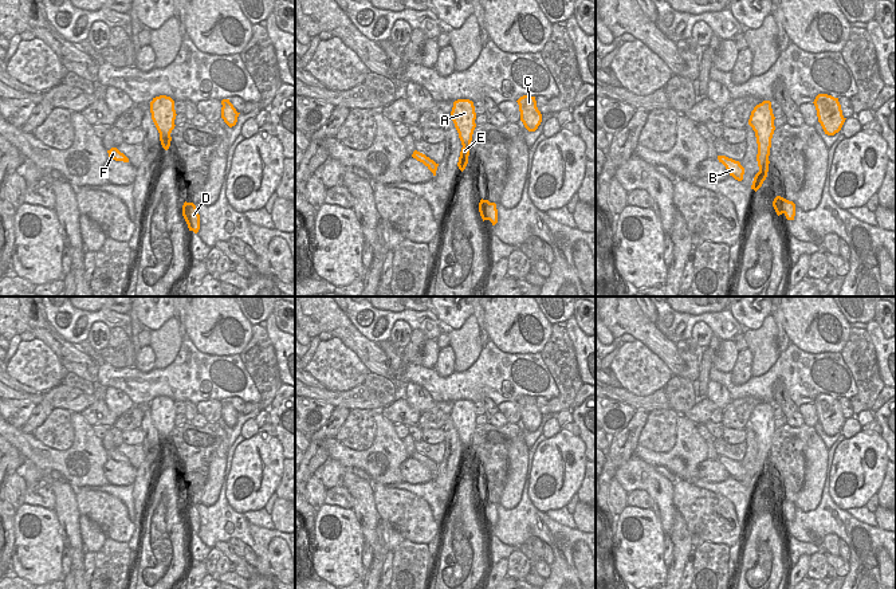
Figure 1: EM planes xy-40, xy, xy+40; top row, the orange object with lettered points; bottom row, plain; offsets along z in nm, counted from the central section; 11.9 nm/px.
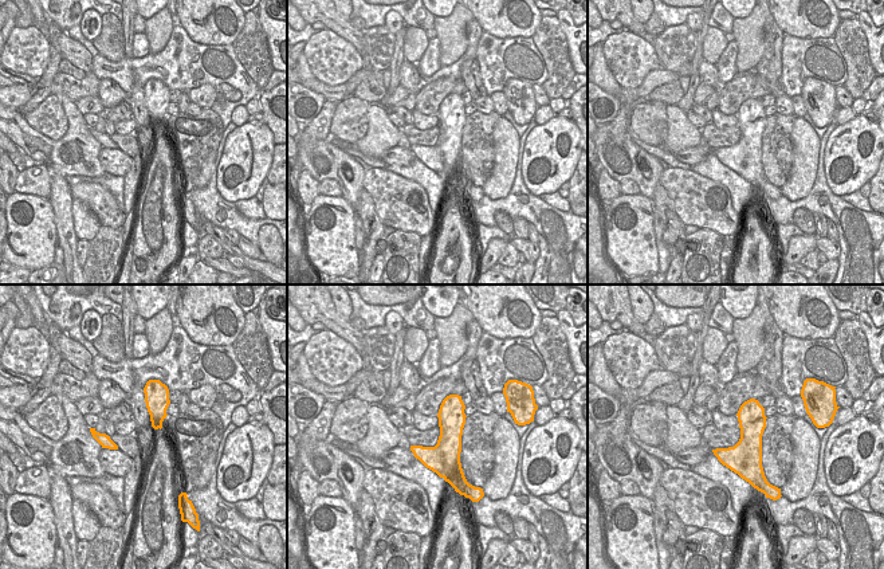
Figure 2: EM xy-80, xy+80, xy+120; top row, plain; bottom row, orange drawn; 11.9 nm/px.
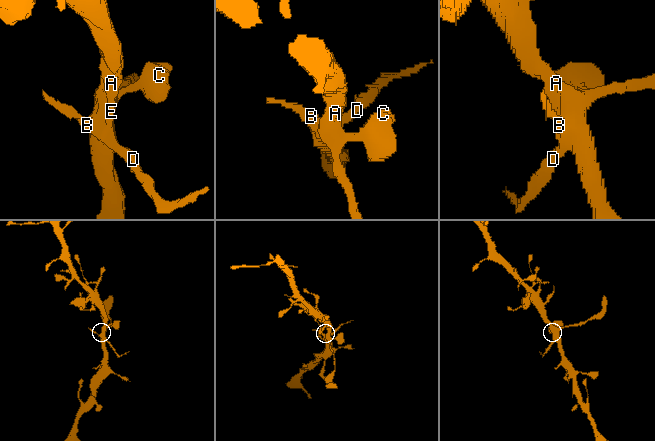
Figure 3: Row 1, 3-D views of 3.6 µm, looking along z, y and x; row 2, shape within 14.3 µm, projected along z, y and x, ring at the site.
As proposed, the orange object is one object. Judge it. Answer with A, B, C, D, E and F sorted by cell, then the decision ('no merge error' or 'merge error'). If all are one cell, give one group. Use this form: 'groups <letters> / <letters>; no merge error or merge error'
groups A B C E F / D; merge error

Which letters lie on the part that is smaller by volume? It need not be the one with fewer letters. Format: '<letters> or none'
D

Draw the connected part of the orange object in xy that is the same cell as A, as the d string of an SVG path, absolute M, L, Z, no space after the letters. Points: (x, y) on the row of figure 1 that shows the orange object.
M469 99L455 101L451 111L451 119L455 123L455 127L459 133L459 138L463 145L457 162L459 169L463 172L468 164L472 134L476 127L476 113L473 102Z

